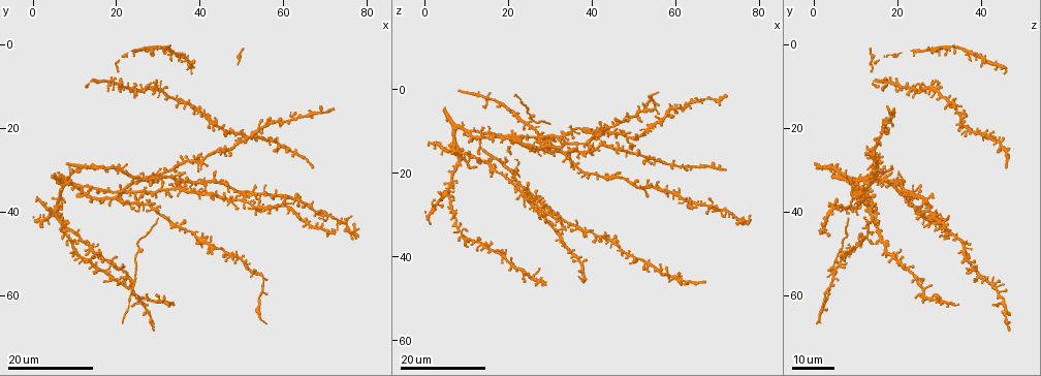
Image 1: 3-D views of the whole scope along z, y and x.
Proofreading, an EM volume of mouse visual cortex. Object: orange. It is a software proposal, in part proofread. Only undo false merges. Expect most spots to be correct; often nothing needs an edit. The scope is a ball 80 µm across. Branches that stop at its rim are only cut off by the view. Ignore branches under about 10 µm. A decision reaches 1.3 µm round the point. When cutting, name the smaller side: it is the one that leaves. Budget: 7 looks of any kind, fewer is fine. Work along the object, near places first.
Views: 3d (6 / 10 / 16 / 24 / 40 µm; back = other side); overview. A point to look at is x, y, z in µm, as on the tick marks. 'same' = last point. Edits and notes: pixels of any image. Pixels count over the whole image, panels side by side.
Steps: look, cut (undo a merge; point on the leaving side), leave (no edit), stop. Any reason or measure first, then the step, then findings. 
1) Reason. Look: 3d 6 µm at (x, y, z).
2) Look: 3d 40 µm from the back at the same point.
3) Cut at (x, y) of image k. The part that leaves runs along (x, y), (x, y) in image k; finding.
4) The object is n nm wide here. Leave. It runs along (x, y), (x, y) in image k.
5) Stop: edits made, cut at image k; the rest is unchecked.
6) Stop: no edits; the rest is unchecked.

Four or more arms meet. Look: 3d 24 µm at (52.5, 35.5, 24.0).

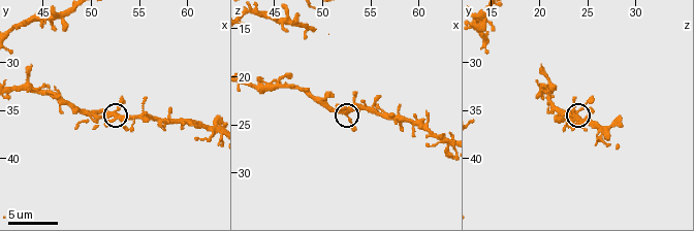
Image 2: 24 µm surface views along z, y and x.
Look: 3d 10 µm at (52.4, 35.6, 23.8).

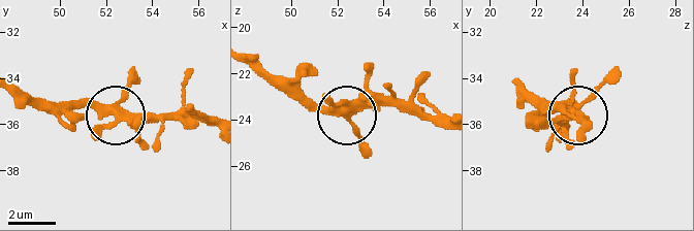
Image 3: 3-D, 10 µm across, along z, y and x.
The side arm is 34 µm long. Leave. It runs along (17, 87), (45, 103), (88, 103), (123, 114), (175, 114) in image 3; one neuron here.

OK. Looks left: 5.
Arms run side by side. Look: 3d 24 µm at (45.5, 20.0, 37.0).

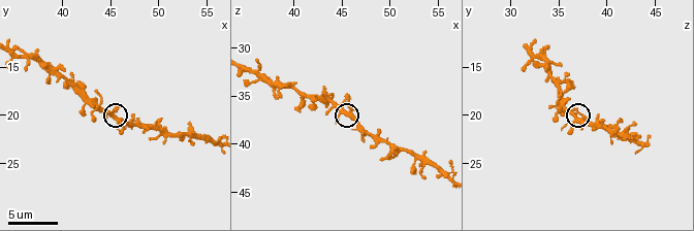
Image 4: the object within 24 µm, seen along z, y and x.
Look: 3d 6 µm at (45.8, 20.2, 36.8).

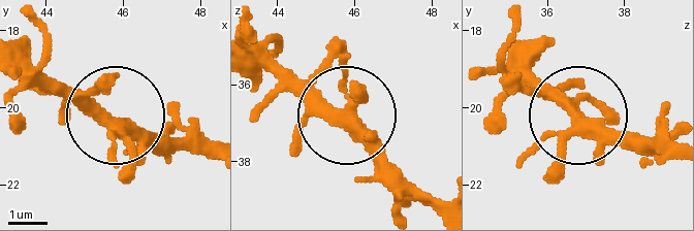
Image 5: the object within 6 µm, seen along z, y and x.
The object is 310 nm wide here. Leave. Continuous, no second neuron.

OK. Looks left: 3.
Three arms meet. Look: 3d 16 µm at (21.0, 9.5, 19.5).

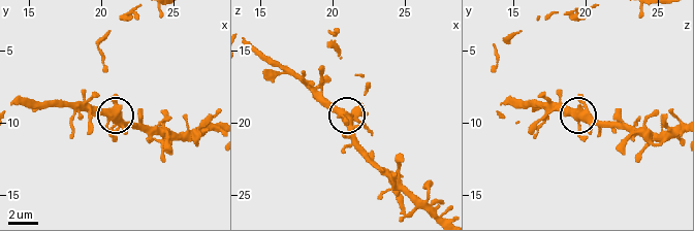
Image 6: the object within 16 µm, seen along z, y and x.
Look: 3d 10 µm at (20.6, 9.0, 19.6).

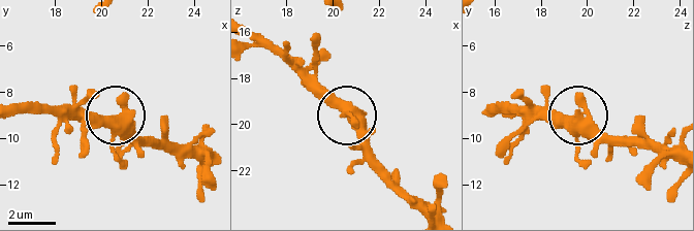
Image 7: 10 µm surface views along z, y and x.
Leave. All the same neuron.

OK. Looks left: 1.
Stop: no edits; the rest is unchecked.

